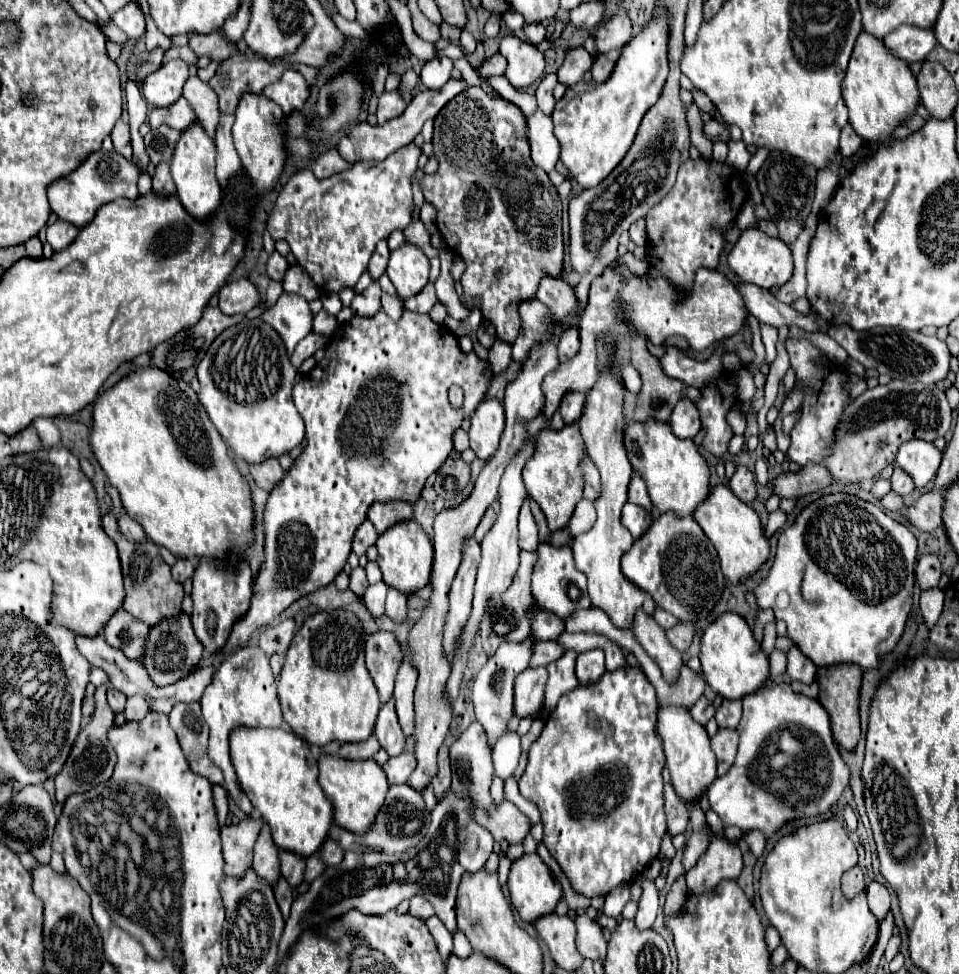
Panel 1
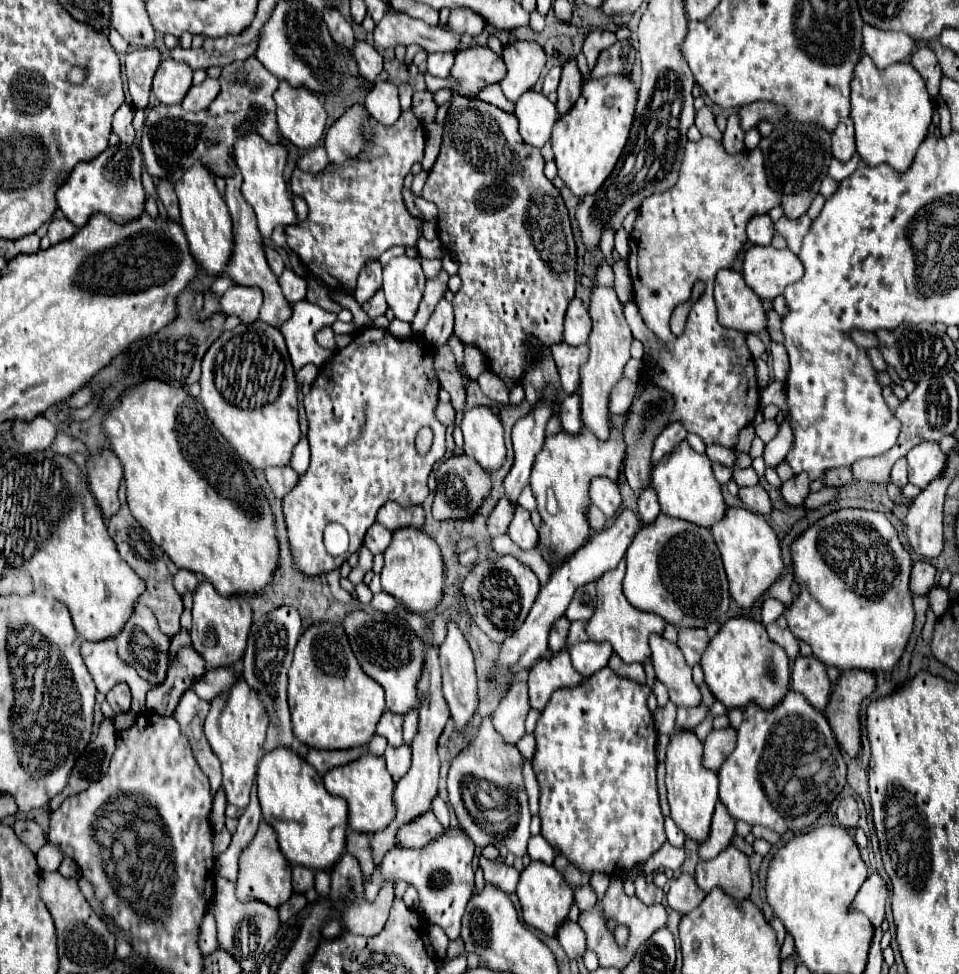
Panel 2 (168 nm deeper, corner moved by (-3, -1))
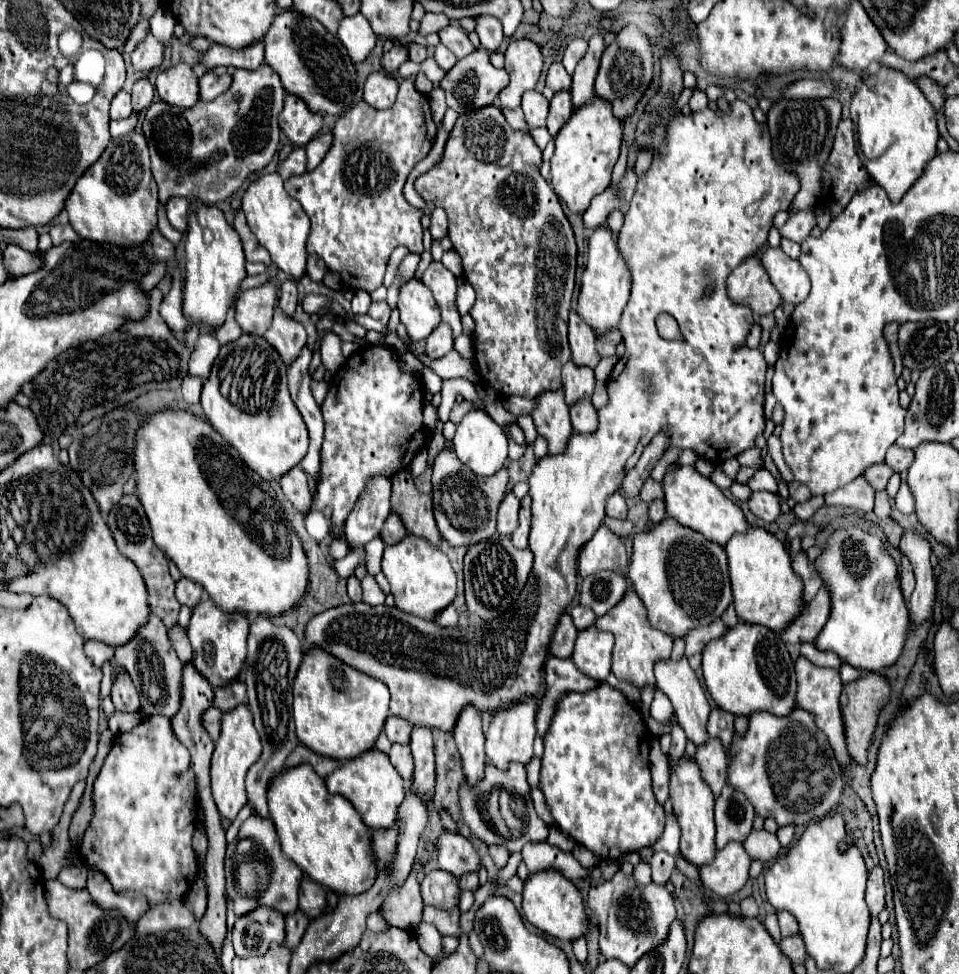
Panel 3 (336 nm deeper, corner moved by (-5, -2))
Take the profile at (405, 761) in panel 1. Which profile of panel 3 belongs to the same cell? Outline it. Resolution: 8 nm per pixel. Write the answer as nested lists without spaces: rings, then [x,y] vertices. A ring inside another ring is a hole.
[[[393,743],[391,751],[389,751],[389,759],[391,759],[393,767],[401,773],[401,777],[405,779],[405,783],[409,785],[411,777],[413,777],[413,755],[411,755],[409,745]]]

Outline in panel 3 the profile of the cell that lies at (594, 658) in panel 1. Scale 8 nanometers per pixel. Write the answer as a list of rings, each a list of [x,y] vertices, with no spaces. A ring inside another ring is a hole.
[[[591,625],[579,631],[573,661],[581,673],[605,681],[605,677],[611,673],[611,651],[613,651],[613,635],[599,631],[595,625]]]

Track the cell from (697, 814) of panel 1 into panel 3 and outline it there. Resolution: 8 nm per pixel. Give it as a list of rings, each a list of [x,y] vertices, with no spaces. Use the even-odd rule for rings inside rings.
[[[729,783],[723,785],[721,795],[715,799],[715,825],[717,825],[717,849],[729,841],[743,843],[753,829],[755,809],[751,801]]]

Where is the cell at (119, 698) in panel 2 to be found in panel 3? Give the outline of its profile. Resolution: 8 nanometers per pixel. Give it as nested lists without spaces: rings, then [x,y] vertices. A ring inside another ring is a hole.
[[[117,673],[111,697],[113,697],[115,709],[139,711],[139,693],[137,693],[133,681],[129,679],[129,675],[125,675],[125,673]]]

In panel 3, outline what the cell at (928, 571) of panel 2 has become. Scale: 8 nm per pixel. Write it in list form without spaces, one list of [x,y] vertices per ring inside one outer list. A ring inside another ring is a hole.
[[[901,557],[901,563],[899,563],[899,583],[901,583],[903,597],[907,601],[913,591],[913,569],[911,569],[911,563],[907,561],[907,557]]]

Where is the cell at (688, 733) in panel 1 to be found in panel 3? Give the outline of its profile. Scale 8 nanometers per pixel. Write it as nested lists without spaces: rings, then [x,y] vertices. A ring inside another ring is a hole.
[[[681,759],[677,765],[671,767],[671,781],[669,781],[669,799],[673,805],[673,813],[681,827],[681,847],[679,853],[693,863],[695,867],[703,867],[711,863],[713,855],[717,853],[715,847],[715,823],[713,823],[713,793],[705,783],[701,783],[701,775],[697,771],[697,763],[691,759]]]

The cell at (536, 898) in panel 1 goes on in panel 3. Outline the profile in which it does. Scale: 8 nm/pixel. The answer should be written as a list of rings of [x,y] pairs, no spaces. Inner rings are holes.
[[[553,869],[533,873],[525,881],[523,913],[525,913],[527,921],[531,925],[535,925],[539,931],[543,931],[551,937],[563,939],[563,941],[573,941],[573,939],[579,939],[587,933],[589,917],[585,913],[583,897],[581,897],[579,889],[573,885],[573,881],[569,881],[559,871],[553,871]]]

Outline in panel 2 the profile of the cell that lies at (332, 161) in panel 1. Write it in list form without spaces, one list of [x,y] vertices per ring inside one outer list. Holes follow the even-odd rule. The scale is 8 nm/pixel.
[[[317,146],[313,150],[309,150],[297,164],[303,172],[309,172],[309,174],[319,174],[323,172],[327,166],[329,166],[329,158],[327,158],[327,152],[323,146]]]

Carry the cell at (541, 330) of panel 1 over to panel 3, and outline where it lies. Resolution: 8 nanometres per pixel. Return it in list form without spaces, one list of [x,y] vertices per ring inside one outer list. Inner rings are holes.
[[[549,391],[537,397],[537,407],[531,413],[539,435],[549,445],[549,455],[565,451],[573,425],[569,421],[569,407],[563,399],[563,391]]]

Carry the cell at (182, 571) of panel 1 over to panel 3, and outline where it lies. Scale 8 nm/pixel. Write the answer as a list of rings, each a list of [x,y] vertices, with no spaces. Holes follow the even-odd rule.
[[[183,577],[183,579],[179,579],[179,583],[177,583],[175,595],[177,595],[177,601],[179,601],[181,605],[187,605],[187,607],[193,609],[193,607],[201,601],[201,597],[203,597],[203,587],[197,585],[195,581]]]

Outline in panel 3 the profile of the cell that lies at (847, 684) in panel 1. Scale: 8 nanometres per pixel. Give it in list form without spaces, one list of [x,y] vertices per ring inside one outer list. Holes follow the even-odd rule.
[[[869,673],[863,675],[861,679],[847,683],[843,687],[841,693],[841,709],[843,709],[843,719],[845,719],[845,735],[847,735],[847,747],[849,747],[849,755],[855,763],[865,765],[867,763],[867,749],[871,745],[873,739],[873,731],[877,727],[877,717],[879,711],[889,703],[889,683],[877,675],[877,673]]]

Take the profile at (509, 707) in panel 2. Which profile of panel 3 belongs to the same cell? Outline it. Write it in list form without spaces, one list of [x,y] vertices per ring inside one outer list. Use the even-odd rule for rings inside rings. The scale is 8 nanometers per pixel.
[[[529,699],[525,703],[519,703],[511,709],[493,715],[489,731],[485,733],[485,755],[489,763],[493,763],[497,769],[509,769],[509,763],[513,761],[519,761],[523,765],[531,761],[533,739],[535,739],[535,711],[537,711],[537,703]]]

